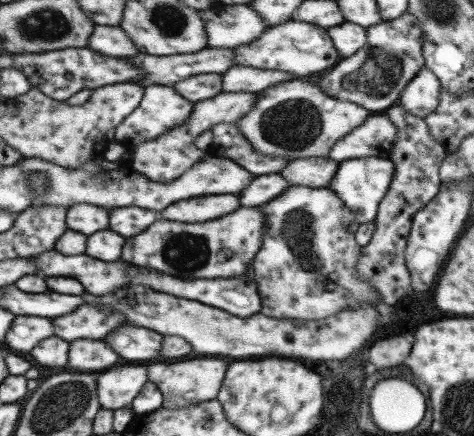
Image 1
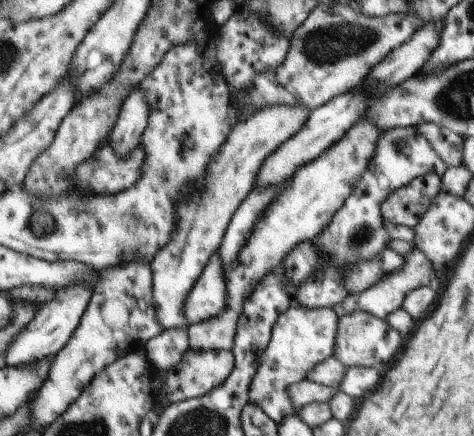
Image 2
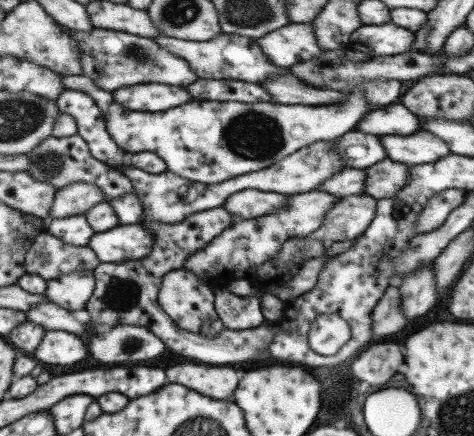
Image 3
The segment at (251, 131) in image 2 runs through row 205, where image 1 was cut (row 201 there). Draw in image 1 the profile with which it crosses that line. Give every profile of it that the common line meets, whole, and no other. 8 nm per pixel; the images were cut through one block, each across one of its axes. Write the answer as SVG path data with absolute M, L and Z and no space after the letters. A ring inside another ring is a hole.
M217 194L217 196L207 196L207 198L189 198L185 202L175 202L167 206L161 216L165 220L175 220L175 222L205 222L219 218L223 214L229 214L231 210L239 208L239 198L233 194Z

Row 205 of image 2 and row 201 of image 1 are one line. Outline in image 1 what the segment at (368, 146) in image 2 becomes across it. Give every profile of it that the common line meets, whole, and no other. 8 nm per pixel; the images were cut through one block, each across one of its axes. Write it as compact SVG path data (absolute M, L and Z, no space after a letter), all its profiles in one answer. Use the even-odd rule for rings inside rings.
M293 186L271 202L263 204L261 210L265 214L265 234L259 250L252 258L254 280L261 300L261 314L278 319L319 320L357 307L359 301L379 302L379 294L365 282L361 282L355 271L360 246L357 246L354 234L360 224L333 191L328 188Z

